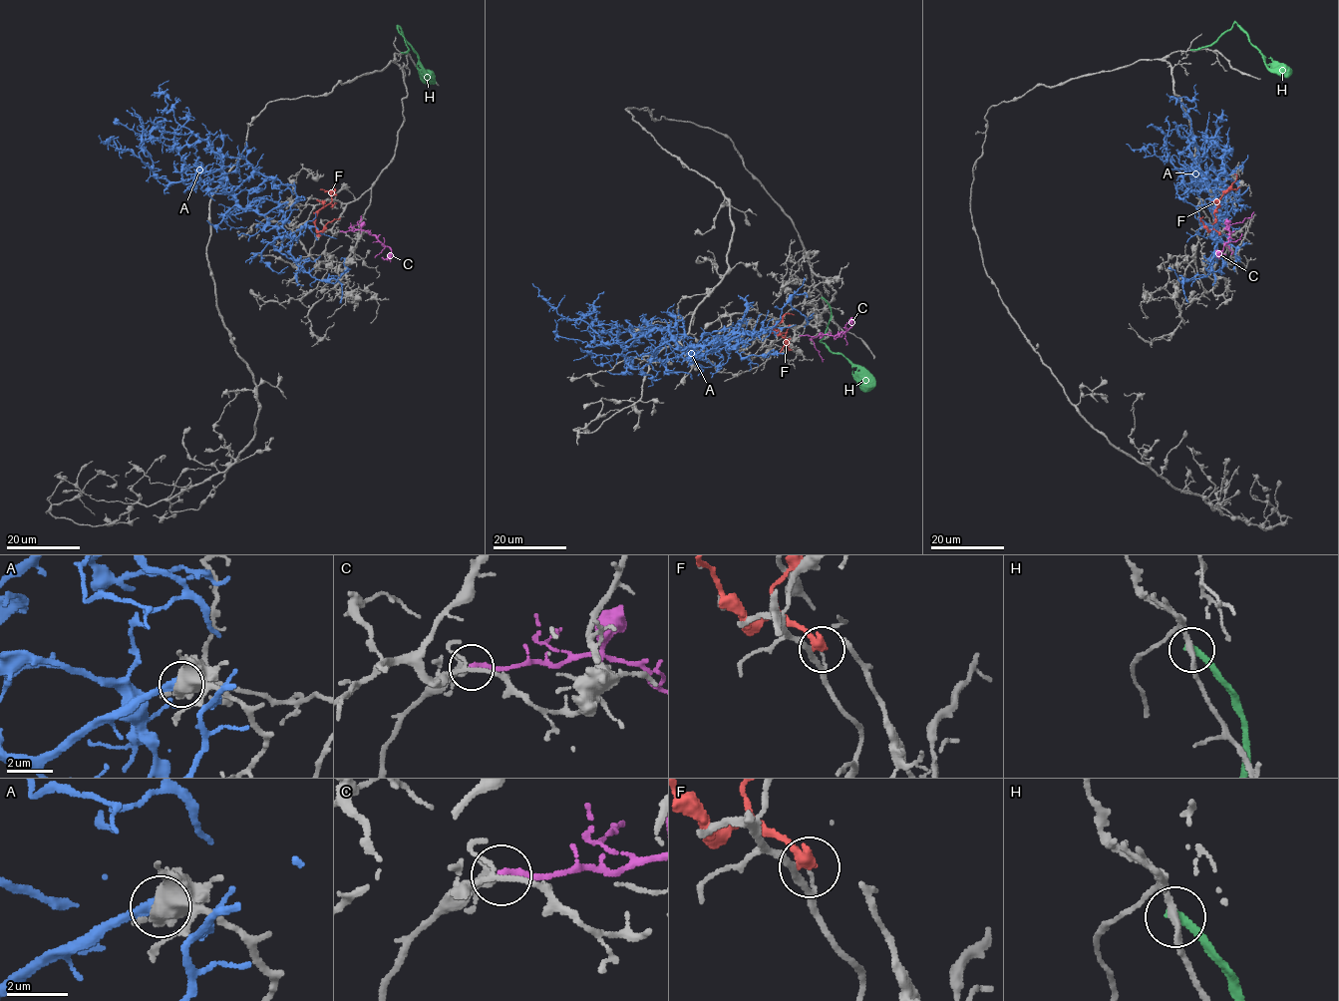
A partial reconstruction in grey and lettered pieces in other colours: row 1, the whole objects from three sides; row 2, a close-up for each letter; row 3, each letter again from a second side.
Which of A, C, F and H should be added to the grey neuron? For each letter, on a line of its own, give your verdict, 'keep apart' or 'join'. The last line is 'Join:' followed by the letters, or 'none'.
A: keep apart
C: join
F: keep apart
H: keep apart
Join: C

